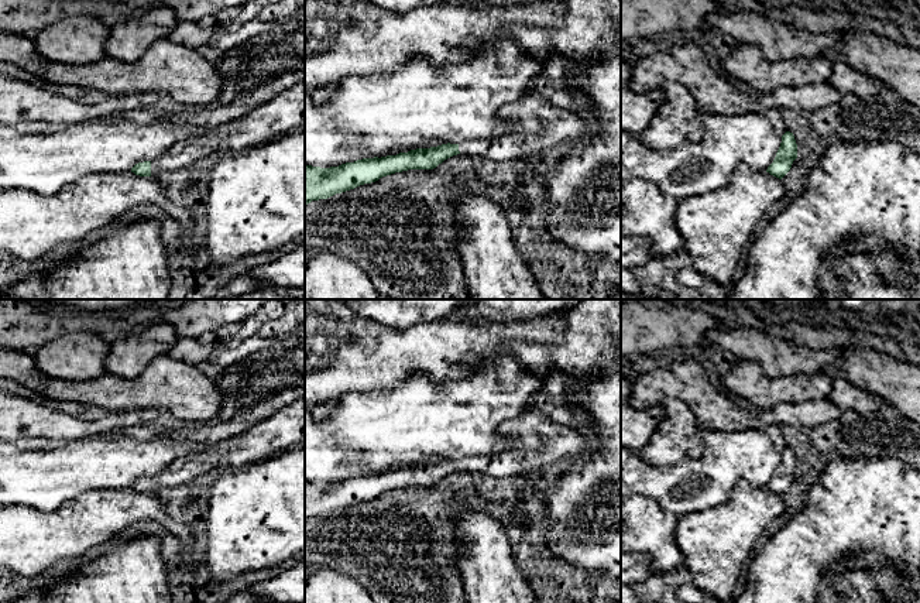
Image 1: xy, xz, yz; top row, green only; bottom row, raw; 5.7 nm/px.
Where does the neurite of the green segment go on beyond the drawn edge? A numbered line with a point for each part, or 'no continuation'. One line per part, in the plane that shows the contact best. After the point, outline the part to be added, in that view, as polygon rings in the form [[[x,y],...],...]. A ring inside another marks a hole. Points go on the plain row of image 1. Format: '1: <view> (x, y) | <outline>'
1: xy (285, 428) | [[[305,395],[243,434],[175,459],[164,472],[151,477],[151,493],[189,483],[212,470],[237,470],[299,443],[305,443]]]

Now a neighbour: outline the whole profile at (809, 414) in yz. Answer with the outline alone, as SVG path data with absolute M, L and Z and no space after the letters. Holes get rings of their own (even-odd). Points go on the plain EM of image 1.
M697 354L684 360L666 360L658 369L632 374L629 404L646 410L665 398L683 401L694 414L700 429L737 432L765 431L766 425L817 426L840 418L844 410L830 398L809 402L782 402L768 411L745 410L717 390Z

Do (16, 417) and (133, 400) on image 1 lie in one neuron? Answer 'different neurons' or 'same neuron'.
different neurons

